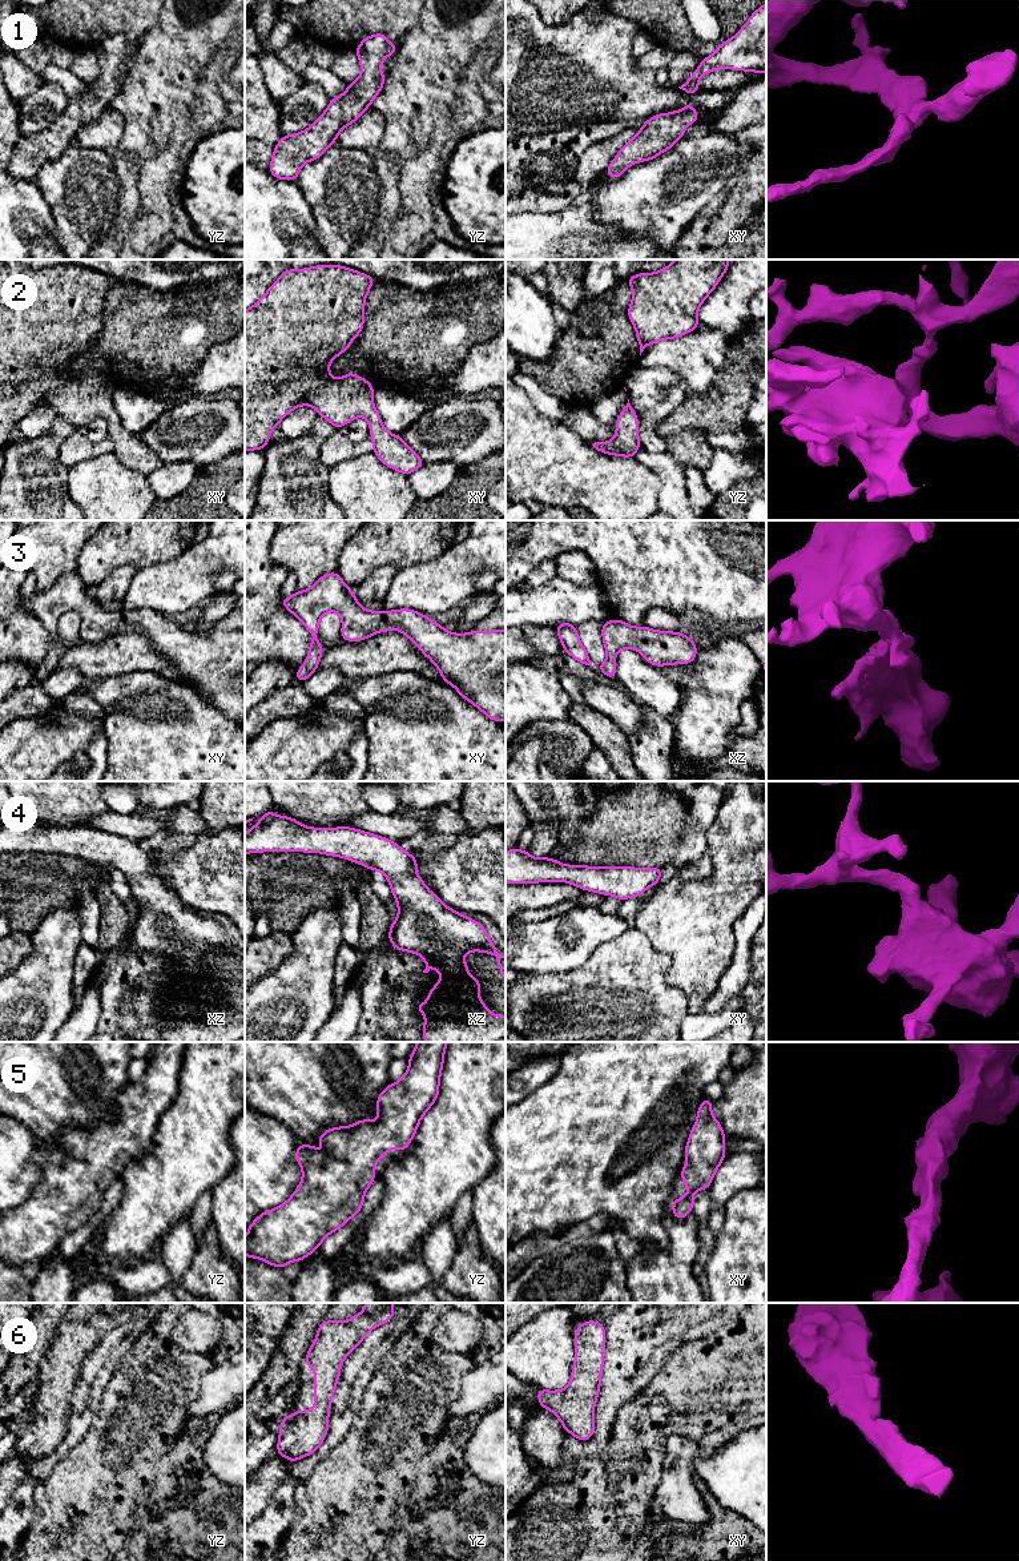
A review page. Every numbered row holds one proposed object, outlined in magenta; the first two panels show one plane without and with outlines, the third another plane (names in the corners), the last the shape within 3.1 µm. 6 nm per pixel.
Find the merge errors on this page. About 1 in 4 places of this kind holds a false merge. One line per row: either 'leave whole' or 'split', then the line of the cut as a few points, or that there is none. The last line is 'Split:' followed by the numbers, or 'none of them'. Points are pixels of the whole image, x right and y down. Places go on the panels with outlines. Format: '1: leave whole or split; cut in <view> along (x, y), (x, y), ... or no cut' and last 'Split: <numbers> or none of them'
1: leave whole; no cut
2: leave whole; no cut
3: leave whole; no cut
4: leave whole; no cut
5: leave whole; no cut
6: leave whole; no cut
Split: none of them

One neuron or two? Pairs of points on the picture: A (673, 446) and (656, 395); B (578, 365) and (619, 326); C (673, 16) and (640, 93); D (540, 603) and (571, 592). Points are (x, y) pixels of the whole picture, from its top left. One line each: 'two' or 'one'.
A: two
B: one
C: two
D: one

